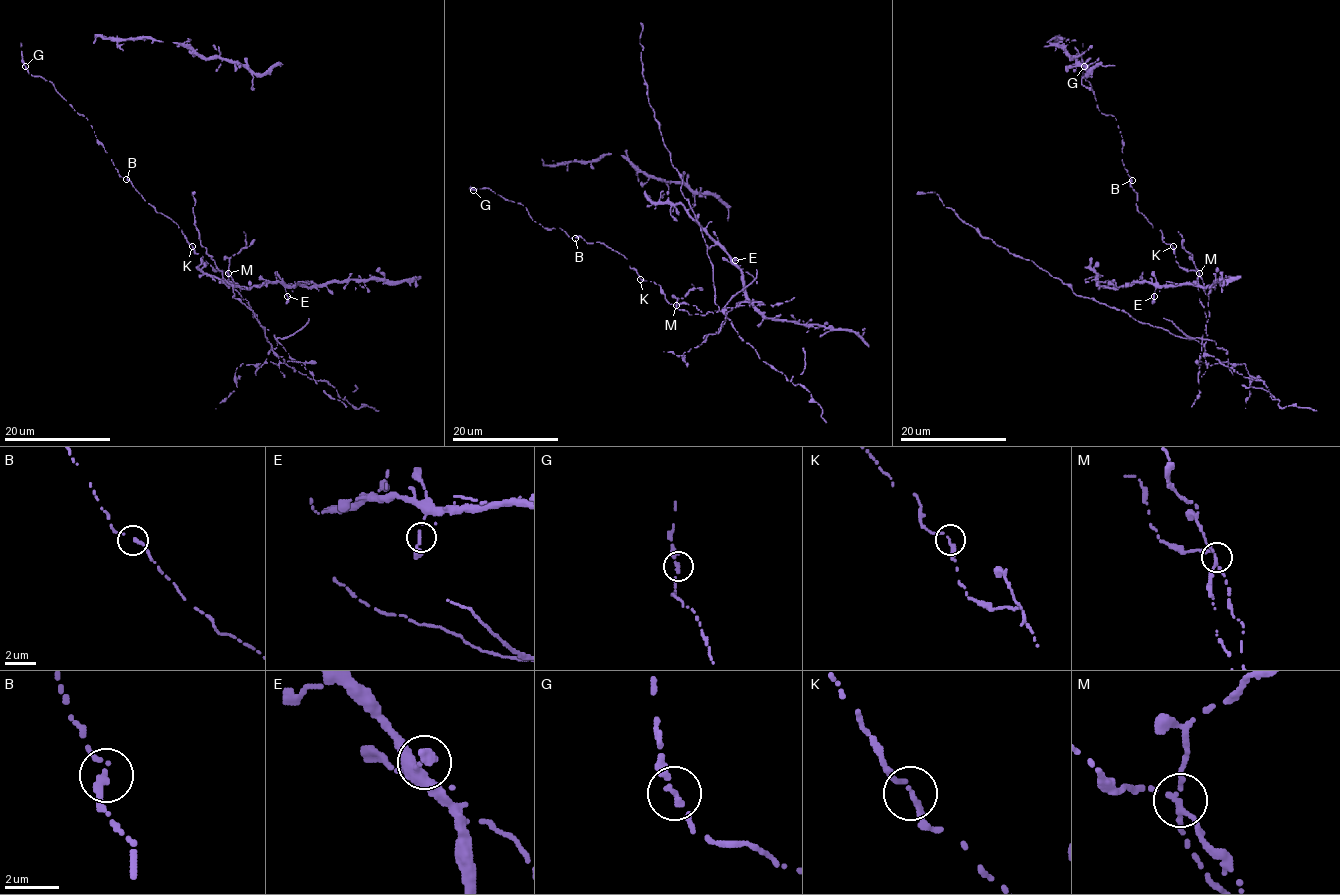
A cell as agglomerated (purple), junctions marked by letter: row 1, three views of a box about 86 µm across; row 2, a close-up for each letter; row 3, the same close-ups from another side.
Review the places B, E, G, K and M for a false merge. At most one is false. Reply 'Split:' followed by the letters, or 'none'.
Split: M

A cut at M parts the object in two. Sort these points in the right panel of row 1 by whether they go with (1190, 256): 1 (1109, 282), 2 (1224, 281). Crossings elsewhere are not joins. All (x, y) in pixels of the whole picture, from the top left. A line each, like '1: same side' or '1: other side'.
1: other side
2: other side

